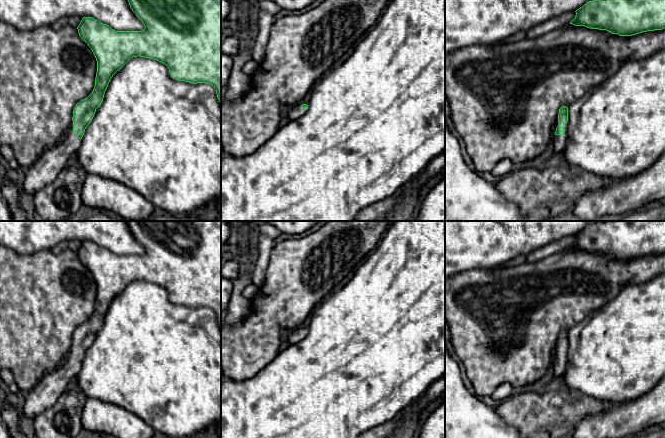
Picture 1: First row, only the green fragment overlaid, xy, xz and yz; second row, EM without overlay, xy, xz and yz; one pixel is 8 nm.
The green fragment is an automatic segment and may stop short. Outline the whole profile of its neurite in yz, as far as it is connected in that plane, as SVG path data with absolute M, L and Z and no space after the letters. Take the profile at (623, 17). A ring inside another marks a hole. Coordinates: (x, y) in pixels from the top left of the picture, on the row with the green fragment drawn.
M593 0L575 12L576 16L570 24L606 30L620 36L632 36L665 28L665 0Z

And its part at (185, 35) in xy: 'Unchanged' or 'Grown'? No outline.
Grown

